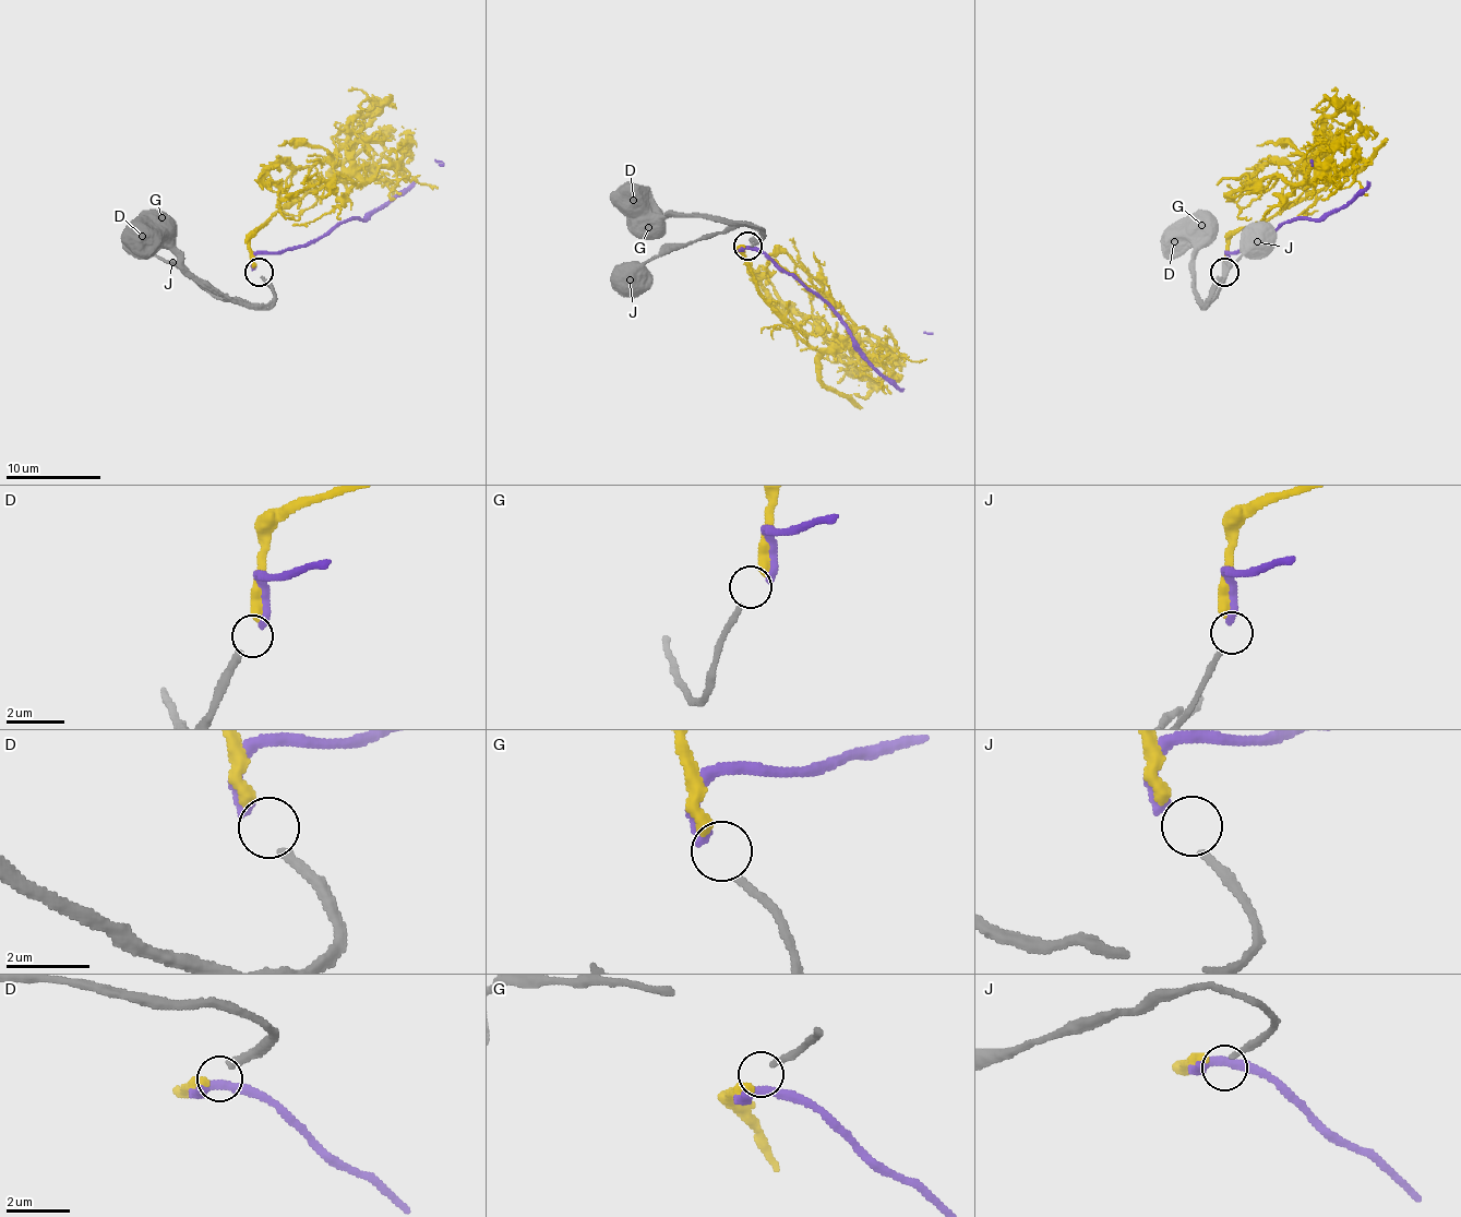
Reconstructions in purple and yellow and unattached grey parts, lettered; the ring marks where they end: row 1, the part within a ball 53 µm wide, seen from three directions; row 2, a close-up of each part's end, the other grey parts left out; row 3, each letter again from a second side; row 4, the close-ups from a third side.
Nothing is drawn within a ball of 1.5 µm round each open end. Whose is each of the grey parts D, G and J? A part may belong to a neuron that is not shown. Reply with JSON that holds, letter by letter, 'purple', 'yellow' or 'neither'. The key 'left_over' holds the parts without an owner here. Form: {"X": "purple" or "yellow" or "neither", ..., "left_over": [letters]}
{"D": "yellow", "G": "neither", "J": "neither", "left_over": ["G", "J"]}

